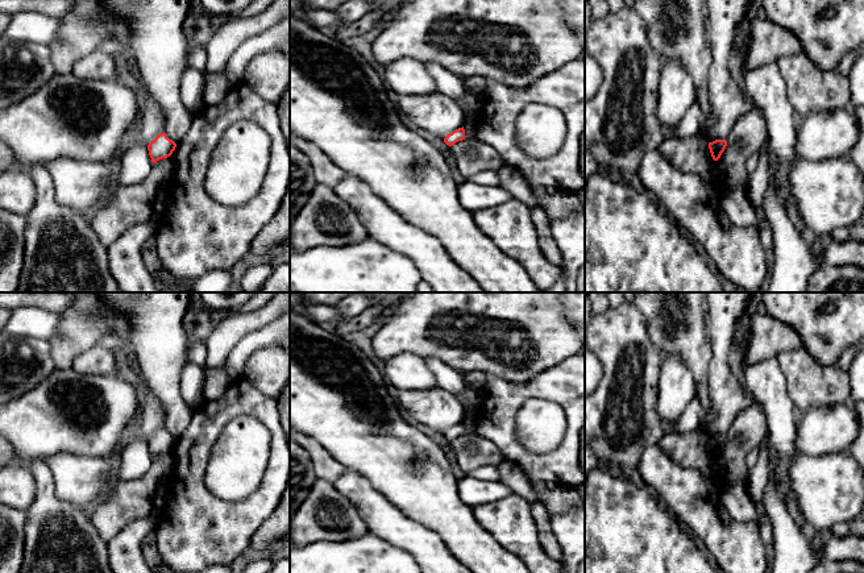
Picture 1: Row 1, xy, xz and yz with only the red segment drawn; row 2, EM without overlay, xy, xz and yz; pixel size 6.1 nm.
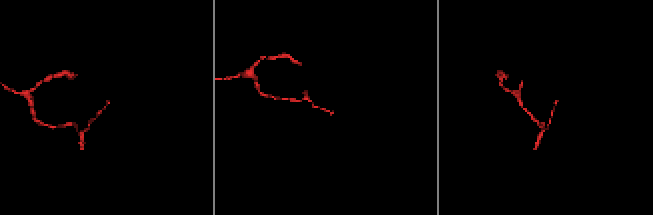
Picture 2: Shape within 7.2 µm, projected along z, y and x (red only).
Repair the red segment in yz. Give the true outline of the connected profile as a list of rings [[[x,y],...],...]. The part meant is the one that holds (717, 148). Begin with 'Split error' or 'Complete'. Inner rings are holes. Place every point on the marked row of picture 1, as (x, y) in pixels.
Complete. [[[715,140],[709,142],[709,149],[714,161],[718,161],[727,146],[726,140]]]

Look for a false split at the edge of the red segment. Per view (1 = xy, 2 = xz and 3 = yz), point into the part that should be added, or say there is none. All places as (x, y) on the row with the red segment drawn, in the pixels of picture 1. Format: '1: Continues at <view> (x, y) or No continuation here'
1: No continuation here
2: No continuation here
3: No continuation here

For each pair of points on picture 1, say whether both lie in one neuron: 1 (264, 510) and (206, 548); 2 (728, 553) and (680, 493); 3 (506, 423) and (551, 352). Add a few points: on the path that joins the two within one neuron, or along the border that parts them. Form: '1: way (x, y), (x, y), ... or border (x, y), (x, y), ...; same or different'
1: way (249, 514), (219, 534); same
2: way (725, 539), (693, 507); same
3: border (563, 361), (524, 383), (505, 380); different

